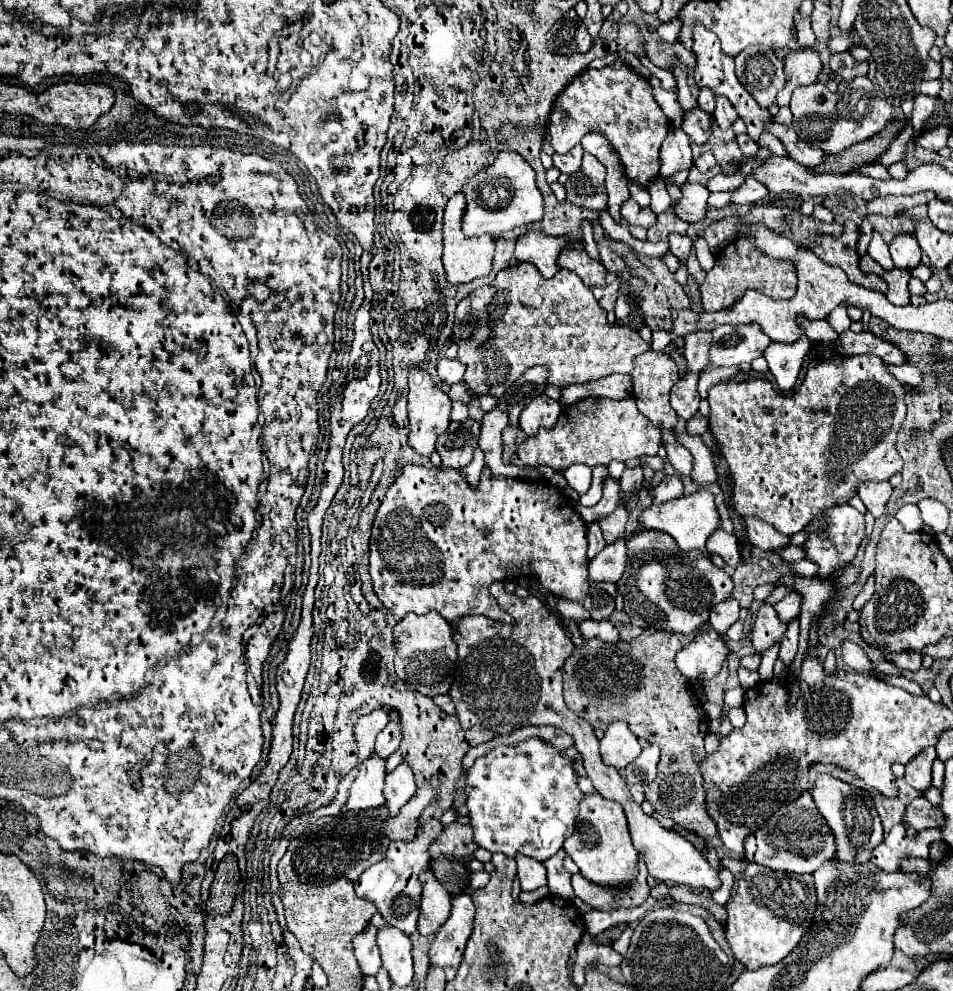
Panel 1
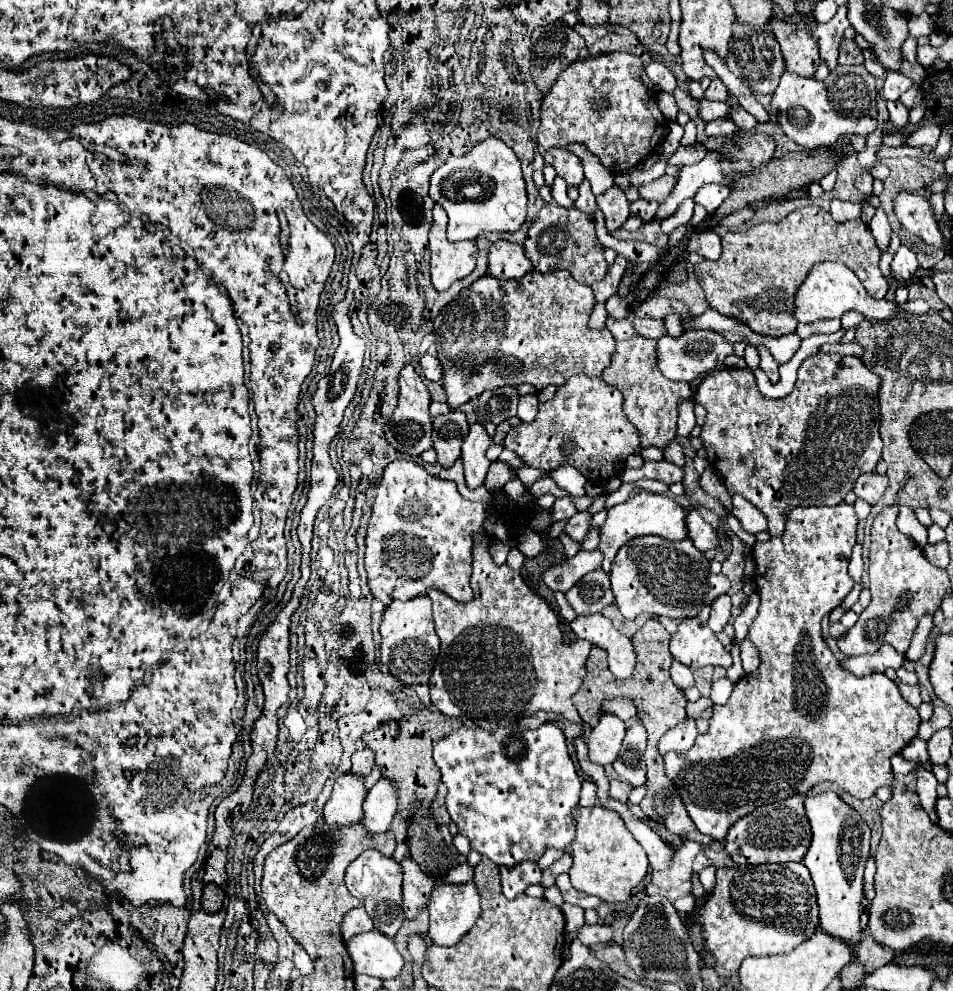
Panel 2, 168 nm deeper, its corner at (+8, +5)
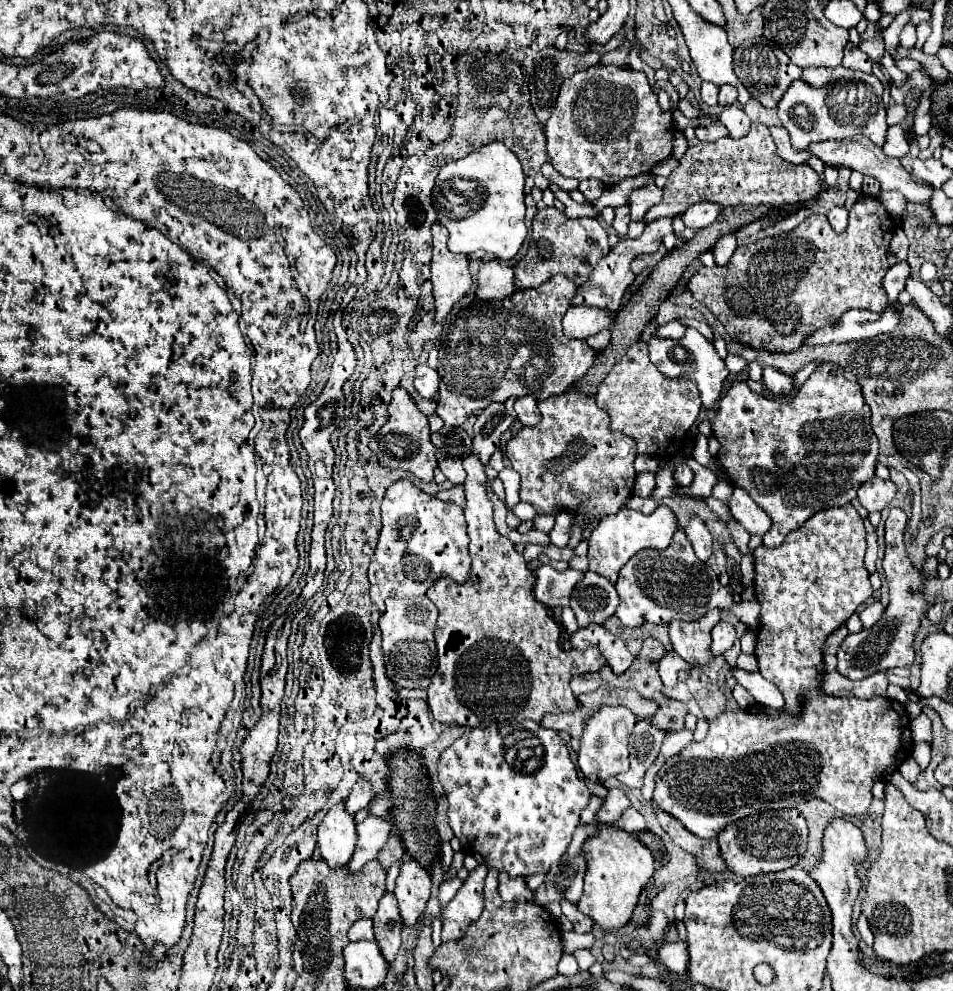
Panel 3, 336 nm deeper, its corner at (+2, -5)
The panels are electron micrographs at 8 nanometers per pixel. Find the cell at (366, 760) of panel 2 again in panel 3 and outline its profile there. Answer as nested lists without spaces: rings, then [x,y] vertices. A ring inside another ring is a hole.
[[[360,776],[358,782],[354,784],[348,800],[346,800],[346,808],[348,808],[350,812],[358,812],[358,810],[362,810],[362,808],[368,806],[368,802],[372,800],[372,796],[374,796],[372,784],[368,782],[366,776]]]

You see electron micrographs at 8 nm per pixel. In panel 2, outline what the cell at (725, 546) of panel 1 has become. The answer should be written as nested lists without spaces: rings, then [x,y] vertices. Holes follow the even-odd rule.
[[[692,508],[692,510],[686,514],[686,530],[688,530],[688,536],[692,538],[694,546],[696,546],[700,552],[706,552],[706,550],[718,546],[718,536],[716,536],[716,532],[710,528],[708,522],[702,520],[702,516],[700,516],[700,512],[698,512],[696,508]]]

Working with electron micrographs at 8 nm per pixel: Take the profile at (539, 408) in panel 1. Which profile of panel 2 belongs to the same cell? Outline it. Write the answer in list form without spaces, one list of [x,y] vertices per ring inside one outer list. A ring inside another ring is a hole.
[[[526,394],[526,396],[520,396],[520,402],[518,402],[518,418],[522,422],[532,422],[538,414],[538,398],[536,394]]]

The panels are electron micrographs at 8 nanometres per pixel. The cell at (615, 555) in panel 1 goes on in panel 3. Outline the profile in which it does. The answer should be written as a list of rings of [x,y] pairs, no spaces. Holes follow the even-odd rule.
[[[548,564],[540,566],[536,570],[536,586],[534,586],[536,600],[548,608],[568,606],[572,590],[580,582],[582,576],[584,576],[584,572],[574,570],[574,568],[558,572]]]

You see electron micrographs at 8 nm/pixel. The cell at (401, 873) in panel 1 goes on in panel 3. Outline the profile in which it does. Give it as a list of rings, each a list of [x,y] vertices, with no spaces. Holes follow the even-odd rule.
[[[386,892],[380,902],[374,916],[374,936],[376,942],[384,954],[384,958],[392,964],[394,956],[400,948],[400,932],[402,932],[402,918],[398,912],[398,904],[392,892]]]

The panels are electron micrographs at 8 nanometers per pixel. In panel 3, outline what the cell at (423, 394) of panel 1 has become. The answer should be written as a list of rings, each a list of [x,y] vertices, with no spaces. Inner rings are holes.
[[[396,388],[392,392],[392,402],[388,406],[388,422],[378,430],[378,434],[370,440],[370,450],[378,456],[378,460],[388,468],[410,470],[424,482],[430,482],[436,468],[436,448],[430,442],[428,418],[418,410],[416,402],[404,388]]]

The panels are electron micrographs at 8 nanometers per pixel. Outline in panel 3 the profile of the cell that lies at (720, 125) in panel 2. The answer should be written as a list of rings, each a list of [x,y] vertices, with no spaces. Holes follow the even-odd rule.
[[[718,120],[718,122],[710,124],[710,126],[696,128],[696,136],[698,136],[702,142],[716,142],[718,138],[728,136],[728,130],[726,130],[726,126],[724,126],[724,124]]]

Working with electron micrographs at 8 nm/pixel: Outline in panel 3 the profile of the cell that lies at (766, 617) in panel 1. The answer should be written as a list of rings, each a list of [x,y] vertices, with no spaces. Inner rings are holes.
[[[846,504],[842,508],[828,508],[822,510],[818,514],[814,514],[812,518],[808,518],[798,530],[794,530],[792,534],[786,536],[786,540],[782,542],[782,546],[778,548],[766,548],[766,546],[758,546],[754,550],[754,568],[756,568],[756,576],[754,576],[754,596],[762,606],[760,612],[760,628],[758,628],[758,644],[756,644],[756,658],[760,664],[760,674],[774,682],[776,688],[782,690],[784,696],[784,706],[780,710],[770,710],[768,706],[760,706],[758,704],[758,712],[752,710],[744,710],[744,708],[732,708],[732,710],[724,710],[718,718],[710,720],[710,730],[708,736],[702,742],[692,742],[688,744],[680,754],[676,754],[674,758],[670,758],[656,776],[656,790],[654,790],[654,804],[666,812],[670,812],[674,818],[678,818],[680,822],[684,822],[684,826],[696,834],[698,838],[704,840],[716,840],[716,834],[720,834],[720,830],[724,830],[724,826],[738,822],[740,818],[746,818],[748,814],[758,814],[764,810],[776,810],[776,808],[796,808],[802,802],[808,802],[812,798],[820,798],[828,804],[832,804],[836,810],[840,810],[842,814],[848,816],[862,816],[868,812],[868,806],[872,802],[872,786],[876,780],[888,780],[892,776],[894,770],[898,770],[898,766],[910,756],[912,752],[912,730],[910,730],[910,718],[906,708],[892,700],[892,698],[884,698],[884,696],[874,696],[870,700],[866,698],[838,698],[838,696],[830,696],[822,690],[822,682],[824,682],[824,656],[822,656],[822,646],[826,642],[826,638],[840,628],[854,612],[856,608],[868,600],[872,596],[872,586],[868,582],[868,572],[864,568],[864,552],[866,552],[866,530],[864,530],[864,522],[860,518],[860,514],[854,510],[852,504]]]

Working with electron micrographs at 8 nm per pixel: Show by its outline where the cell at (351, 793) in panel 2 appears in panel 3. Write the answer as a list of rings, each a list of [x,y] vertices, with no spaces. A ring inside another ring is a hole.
[[[338,802],[328,810],[318,826],[318,850],[330,868],[348,864],[352,850],[356,848],[356,820],[346,812],[344,802]]]

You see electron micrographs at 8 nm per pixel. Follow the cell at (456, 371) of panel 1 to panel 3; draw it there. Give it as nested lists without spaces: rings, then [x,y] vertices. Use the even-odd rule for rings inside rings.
[[[416,366],[416,378],[414,378],[414,386],[416,390],[424,396],[424,398],[434,398],[436,390],[440,386],[440,378],[436,374],[436,370],[428,368],[428,366]]]

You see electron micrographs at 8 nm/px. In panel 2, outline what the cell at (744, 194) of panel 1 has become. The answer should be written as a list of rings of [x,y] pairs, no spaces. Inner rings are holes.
[[[706,184],[696,192],[694,202],[704,206],[708,212],[714,212],[714,208],[718,208],[718,204],[722,204],[722,200],[726,200],[728,194],[730,188],[724,184]]]

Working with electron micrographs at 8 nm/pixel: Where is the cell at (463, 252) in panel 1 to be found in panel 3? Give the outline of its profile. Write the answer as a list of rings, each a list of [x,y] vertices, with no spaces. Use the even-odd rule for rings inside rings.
[[[436,222],[432,226],[434,236],[434,254],[432,254],[432,284],[434,284],[434,302],[436,302],[436,322],[440,322],[452,306],[472,290],[472,276],[468,270],[468,256],[452,254],[446,246],[448,230]]]

